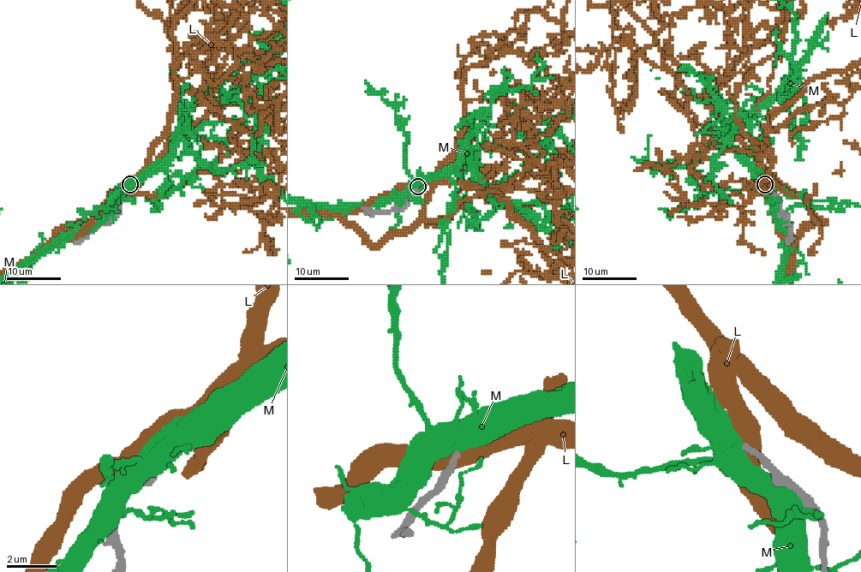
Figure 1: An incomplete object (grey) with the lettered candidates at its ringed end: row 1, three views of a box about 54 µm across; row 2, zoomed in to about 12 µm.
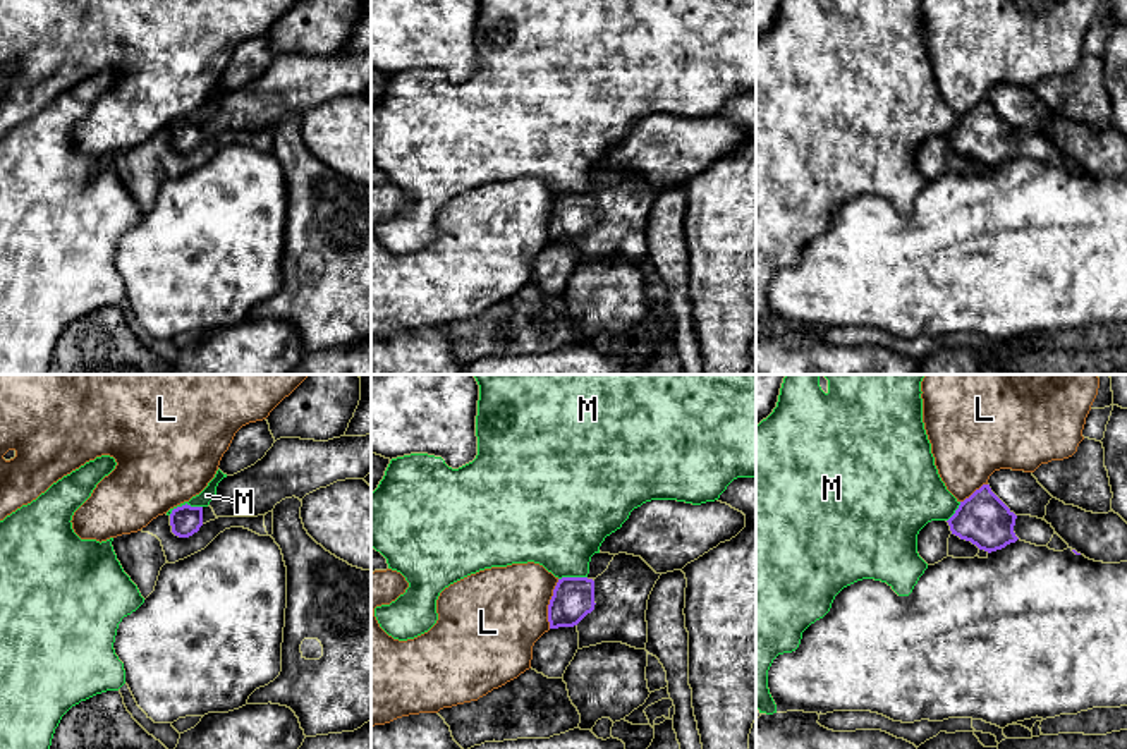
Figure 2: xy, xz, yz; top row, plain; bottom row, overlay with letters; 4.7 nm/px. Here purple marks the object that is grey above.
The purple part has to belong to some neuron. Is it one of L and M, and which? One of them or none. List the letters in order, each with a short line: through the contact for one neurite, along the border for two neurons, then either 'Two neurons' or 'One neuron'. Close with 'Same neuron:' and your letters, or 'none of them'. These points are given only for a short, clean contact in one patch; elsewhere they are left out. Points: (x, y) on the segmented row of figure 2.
L: Line: xz (559, 579), (548, 605), (548, 627). Two neurons
M: Line: xy (201, 505), (182, 504), (169, 514). Two neurons
Same neuron: none of them

